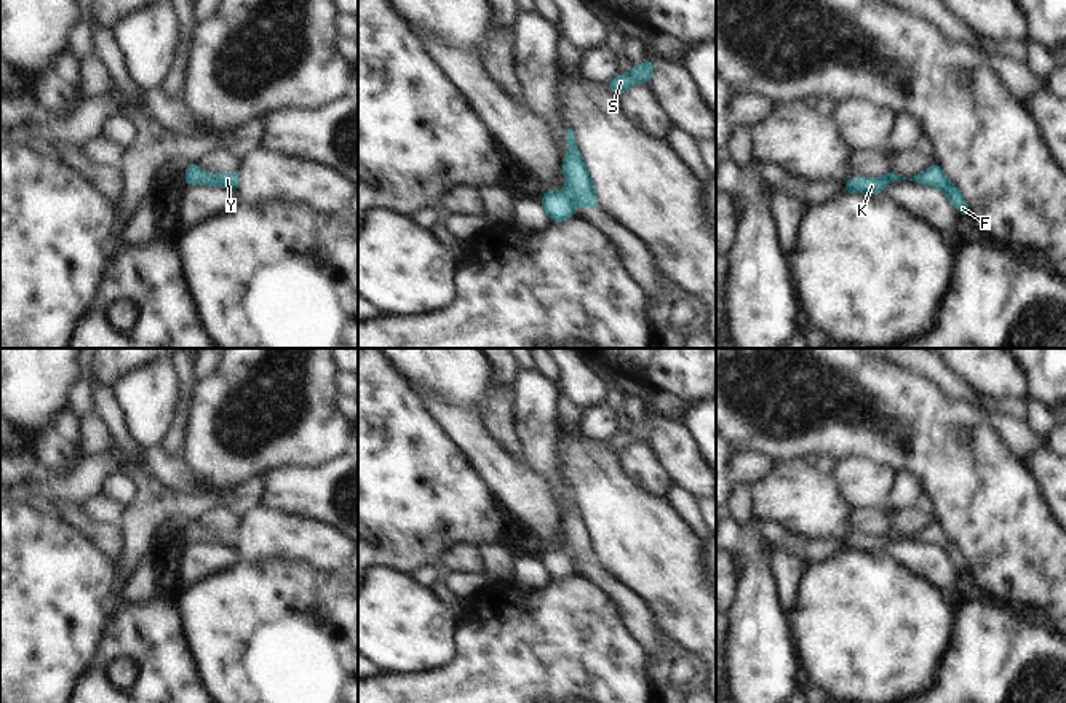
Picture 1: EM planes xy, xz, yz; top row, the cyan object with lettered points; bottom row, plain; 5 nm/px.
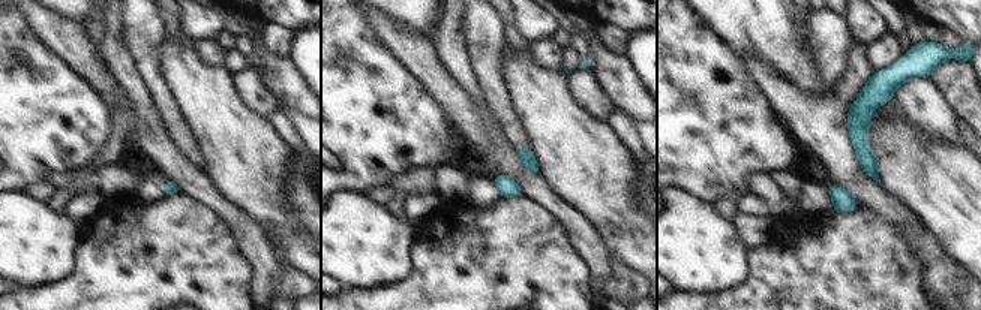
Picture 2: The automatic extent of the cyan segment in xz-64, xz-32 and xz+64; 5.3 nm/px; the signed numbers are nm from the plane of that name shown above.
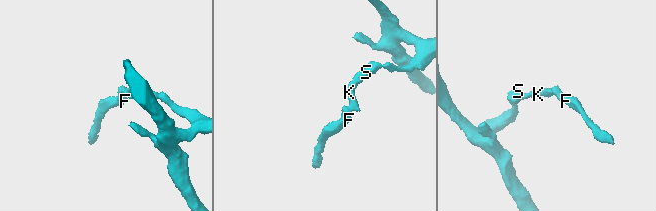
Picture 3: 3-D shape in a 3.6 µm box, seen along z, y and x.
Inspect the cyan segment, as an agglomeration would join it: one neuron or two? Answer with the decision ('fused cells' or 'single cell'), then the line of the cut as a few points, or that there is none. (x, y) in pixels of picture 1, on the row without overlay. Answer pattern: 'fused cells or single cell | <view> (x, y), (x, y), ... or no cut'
single cell | no cut

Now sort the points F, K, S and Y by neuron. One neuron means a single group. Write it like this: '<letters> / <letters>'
F K S Y

